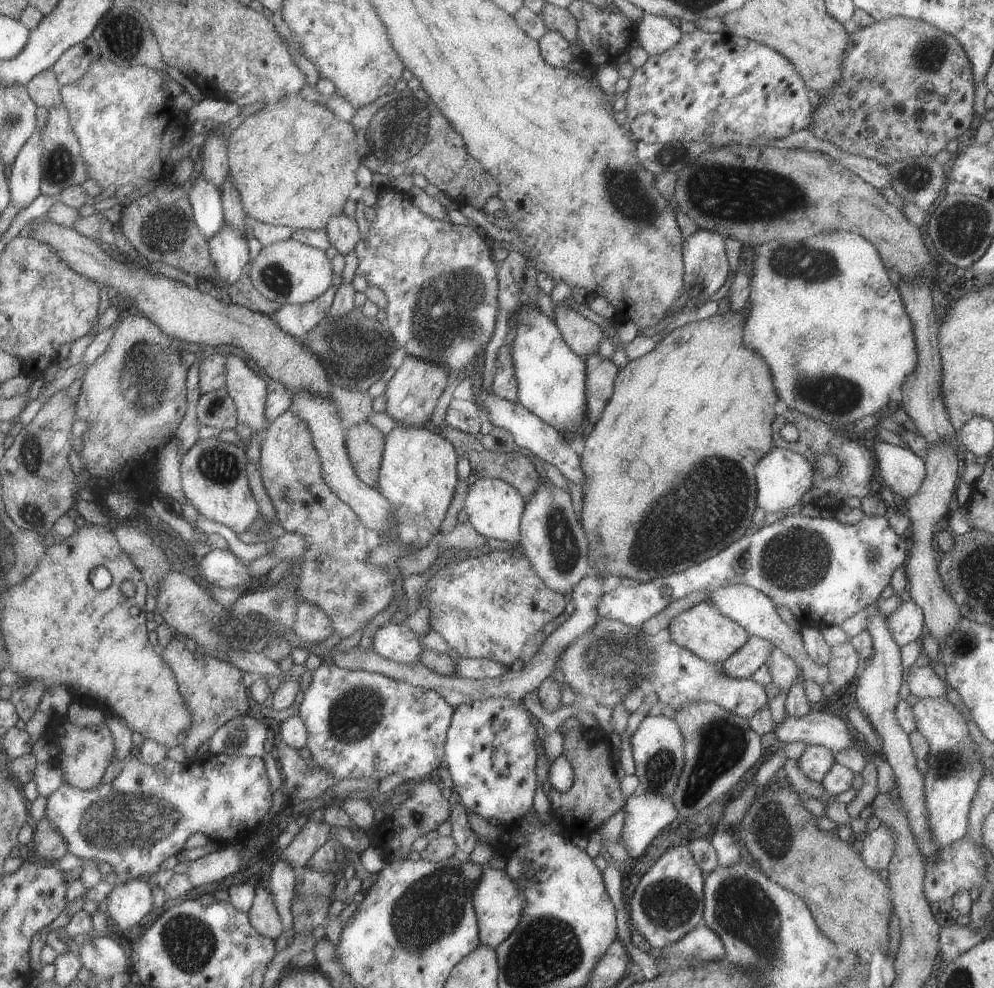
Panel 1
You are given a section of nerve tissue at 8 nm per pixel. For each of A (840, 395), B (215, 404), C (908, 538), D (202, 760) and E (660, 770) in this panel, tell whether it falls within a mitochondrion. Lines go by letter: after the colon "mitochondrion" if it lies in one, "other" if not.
A: mitochondrion
B: other
C: other
D: other
E: mitochondrion

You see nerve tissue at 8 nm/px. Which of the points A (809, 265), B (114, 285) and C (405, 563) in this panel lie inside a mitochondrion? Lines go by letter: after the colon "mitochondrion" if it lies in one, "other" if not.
A: mitochondrion
B: other
C: mitochondrion

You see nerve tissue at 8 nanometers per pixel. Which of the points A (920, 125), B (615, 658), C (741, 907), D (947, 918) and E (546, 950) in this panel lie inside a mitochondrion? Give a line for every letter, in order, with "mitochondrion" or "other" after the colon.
A: other
B: mitochondrion
C: mitochondrion
D: other
E: mitochondrion

